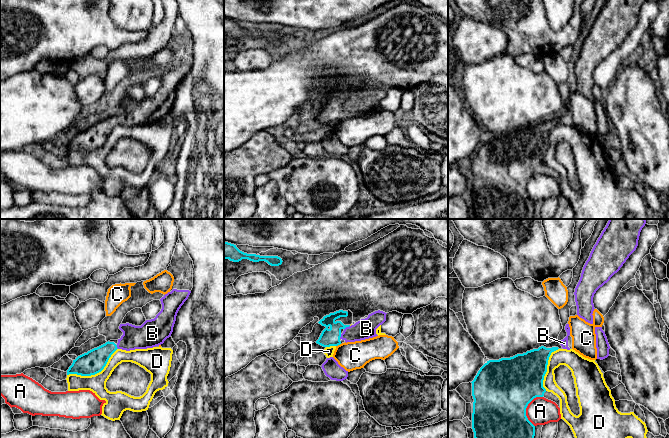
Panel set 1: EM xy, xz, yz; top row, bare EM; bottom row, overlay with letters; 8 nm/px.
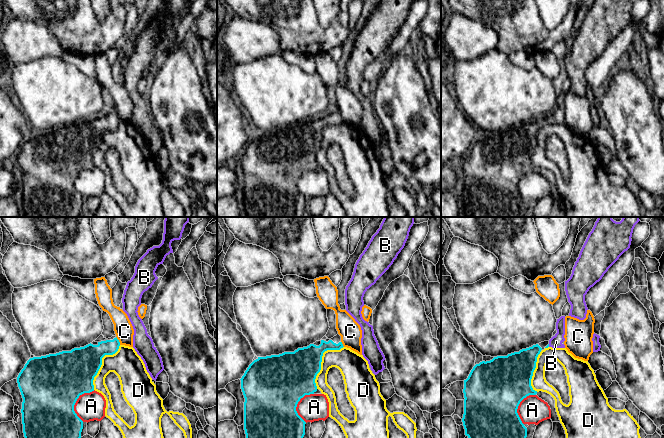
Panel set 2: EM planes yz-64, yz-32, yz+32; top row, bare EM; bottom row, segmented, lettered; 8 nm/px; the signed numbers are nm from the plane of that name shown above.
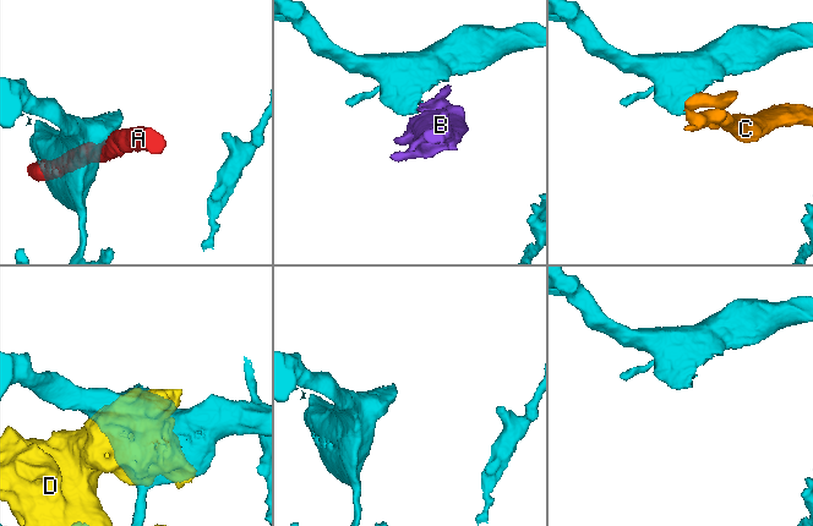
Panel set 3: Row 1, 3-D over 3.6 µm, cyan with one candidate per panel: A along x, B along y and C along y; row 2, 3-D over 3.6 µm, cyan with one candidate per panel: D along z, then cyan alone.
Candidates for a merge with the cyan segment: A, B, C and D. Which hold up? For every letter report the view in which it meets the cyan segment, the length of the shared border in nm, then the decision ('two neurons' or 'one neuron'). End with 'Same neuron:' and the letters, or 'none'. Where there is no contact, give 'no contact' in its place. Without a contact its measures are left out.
A: yz | 260 nm | two neurons
B: xz | 60 nm | one neuron
C: xz | 50 nm | two neurons
D: xy | 460 nm | two neurons
Same neuron: B

